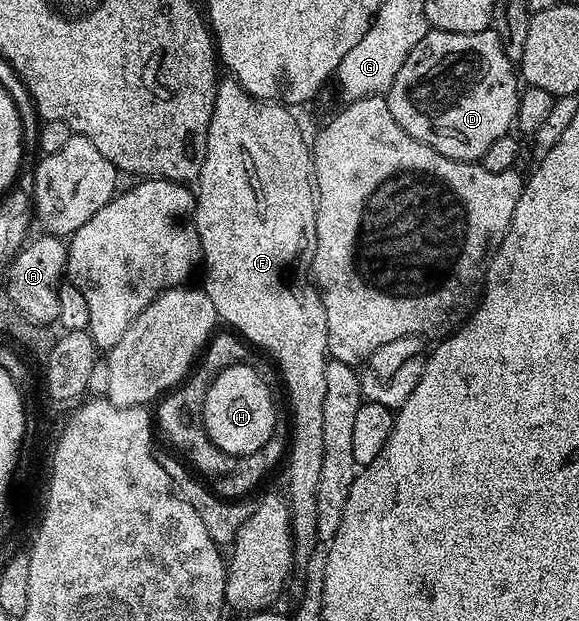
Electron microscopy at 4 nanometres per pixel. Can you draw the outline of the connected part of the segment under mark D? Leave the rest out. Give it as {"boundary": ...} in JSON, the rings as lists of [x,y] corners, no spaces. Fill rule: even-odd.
{"boundary":[[[490,29],[479,33],[447,33],[430,30],[411,49],[403,69],[389,86],[387,98],[391,117],[419,141],[431,145],[439,153],[464,163],[476,163],[487,153],[487,148],[499,137],[510,134],[517,121],[517,96],[519,94],[519,75],[514,60],[503,53],[503,45],[497,32]]]}

